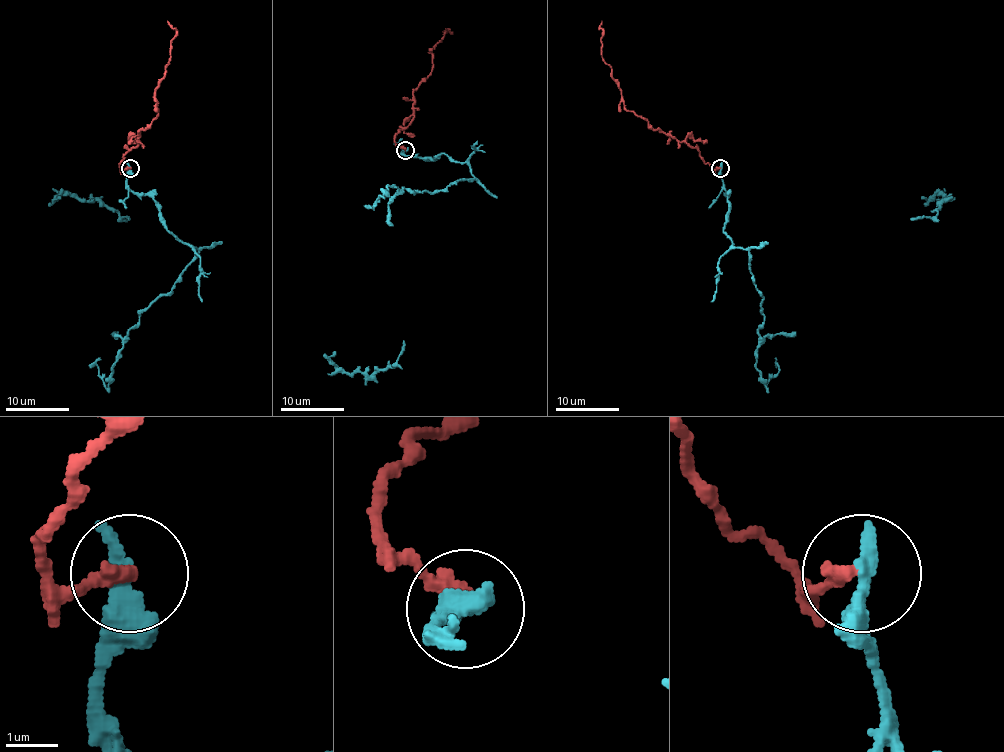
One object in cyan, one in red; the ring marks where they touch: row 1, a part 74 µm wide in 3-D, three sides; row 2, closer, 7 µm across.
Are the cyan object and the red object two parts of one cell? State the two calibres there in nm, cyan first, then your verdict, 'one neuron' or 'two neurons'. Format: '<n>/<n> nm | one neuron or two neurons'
440/280 nm | two neurons

